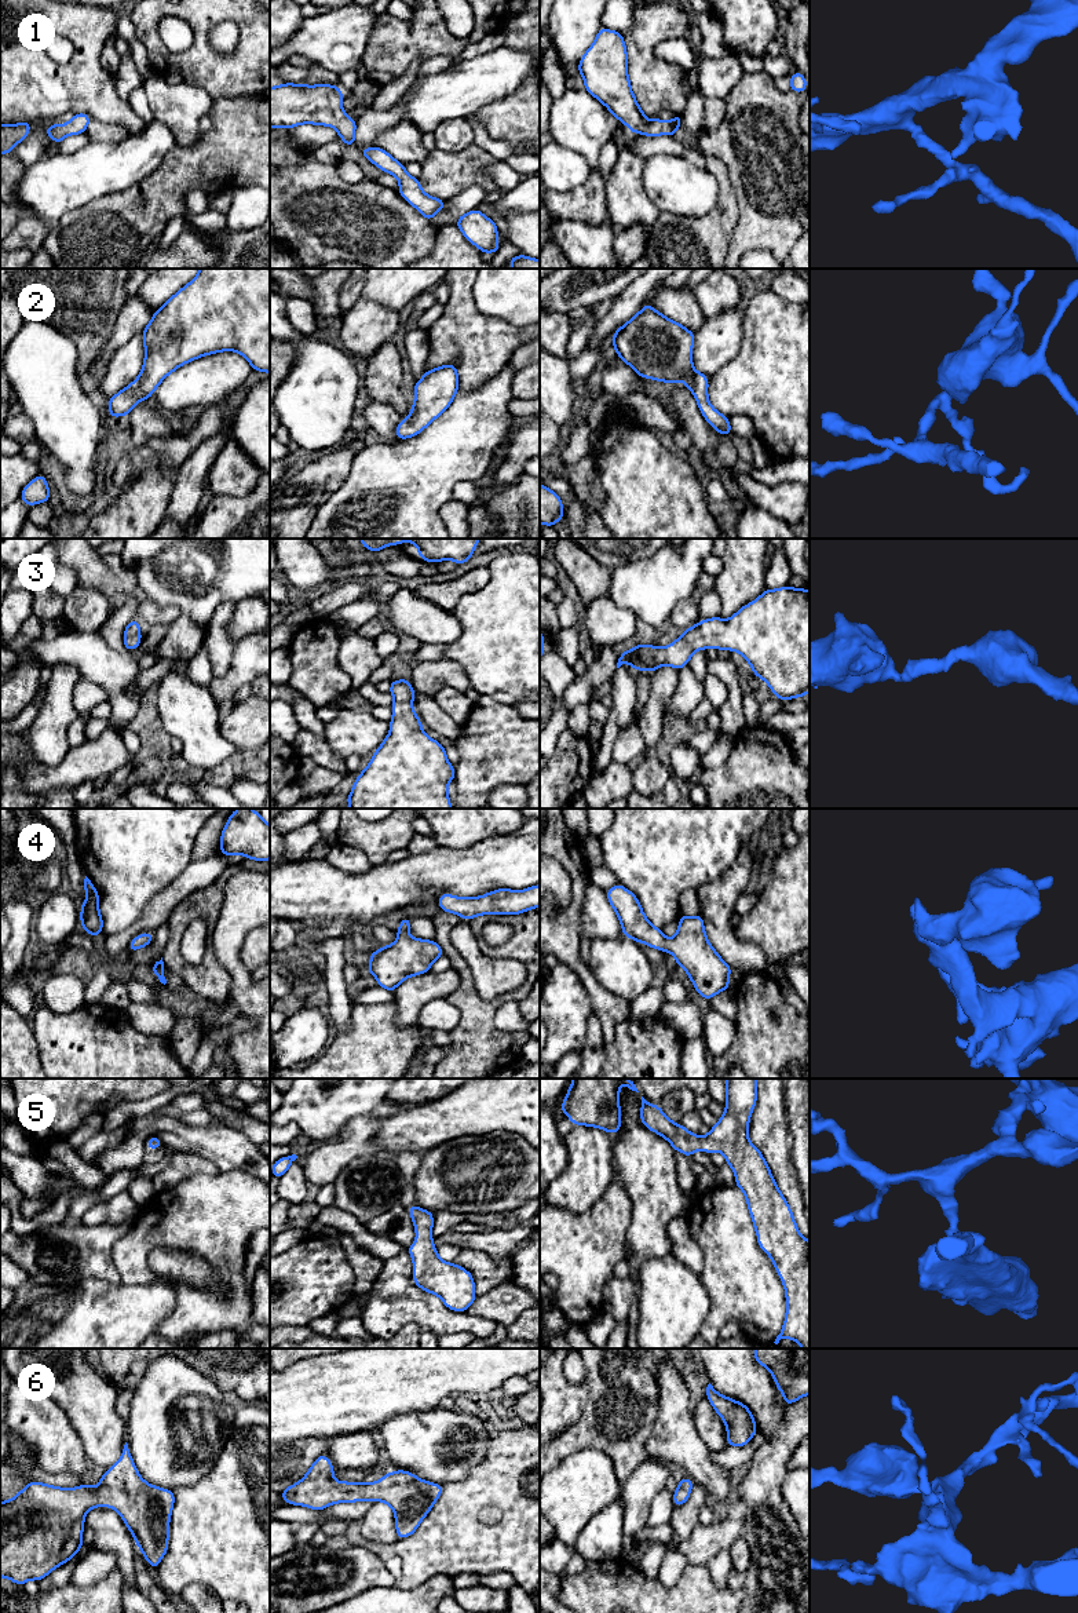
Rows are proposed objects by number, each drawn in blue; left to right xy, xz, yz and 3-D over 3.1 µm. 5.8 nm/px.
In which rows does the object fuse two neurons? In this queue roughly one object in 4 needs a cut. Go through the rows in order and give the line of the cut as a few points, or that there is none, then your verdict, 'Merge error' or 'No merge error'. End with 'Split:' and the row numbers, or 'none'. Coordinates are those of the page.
1: No split. No merge error
2: No split. No merge error
3: No split. No merge error
4: No split. No merge error
5: No split. No merge error
6: No split. No merge error
Split: none

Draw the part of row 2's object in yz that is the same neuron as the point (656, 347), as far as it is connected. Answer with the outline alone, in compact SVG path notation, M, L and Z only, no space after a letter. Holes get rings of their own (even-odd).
M650 304L633 315L626 324L614 331L613 346L615 354L622 358L640 377L676 384L679 379L695 397L705 420L719 433L732 435L730 417L717 412L708 398L708 376L693 368L693 344L695 333L681 324L669 320Z

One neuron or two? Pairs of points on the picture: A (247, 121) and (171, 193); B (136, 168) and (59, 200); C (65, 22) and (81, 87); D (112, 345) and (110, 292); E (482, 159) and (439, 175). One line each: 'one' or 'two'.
A: one
B: one
C: one
D: two
E: one

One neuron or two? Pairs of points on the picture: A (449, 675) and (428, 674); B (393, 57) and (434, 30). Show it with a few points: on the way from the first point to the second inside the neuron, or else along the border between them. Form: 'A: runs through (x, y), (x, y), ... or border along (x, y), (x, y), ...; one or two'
A: runs through (444, 674), (434, 674); one
B: runs through (402, 47), (410, 40), (424, 36); one

